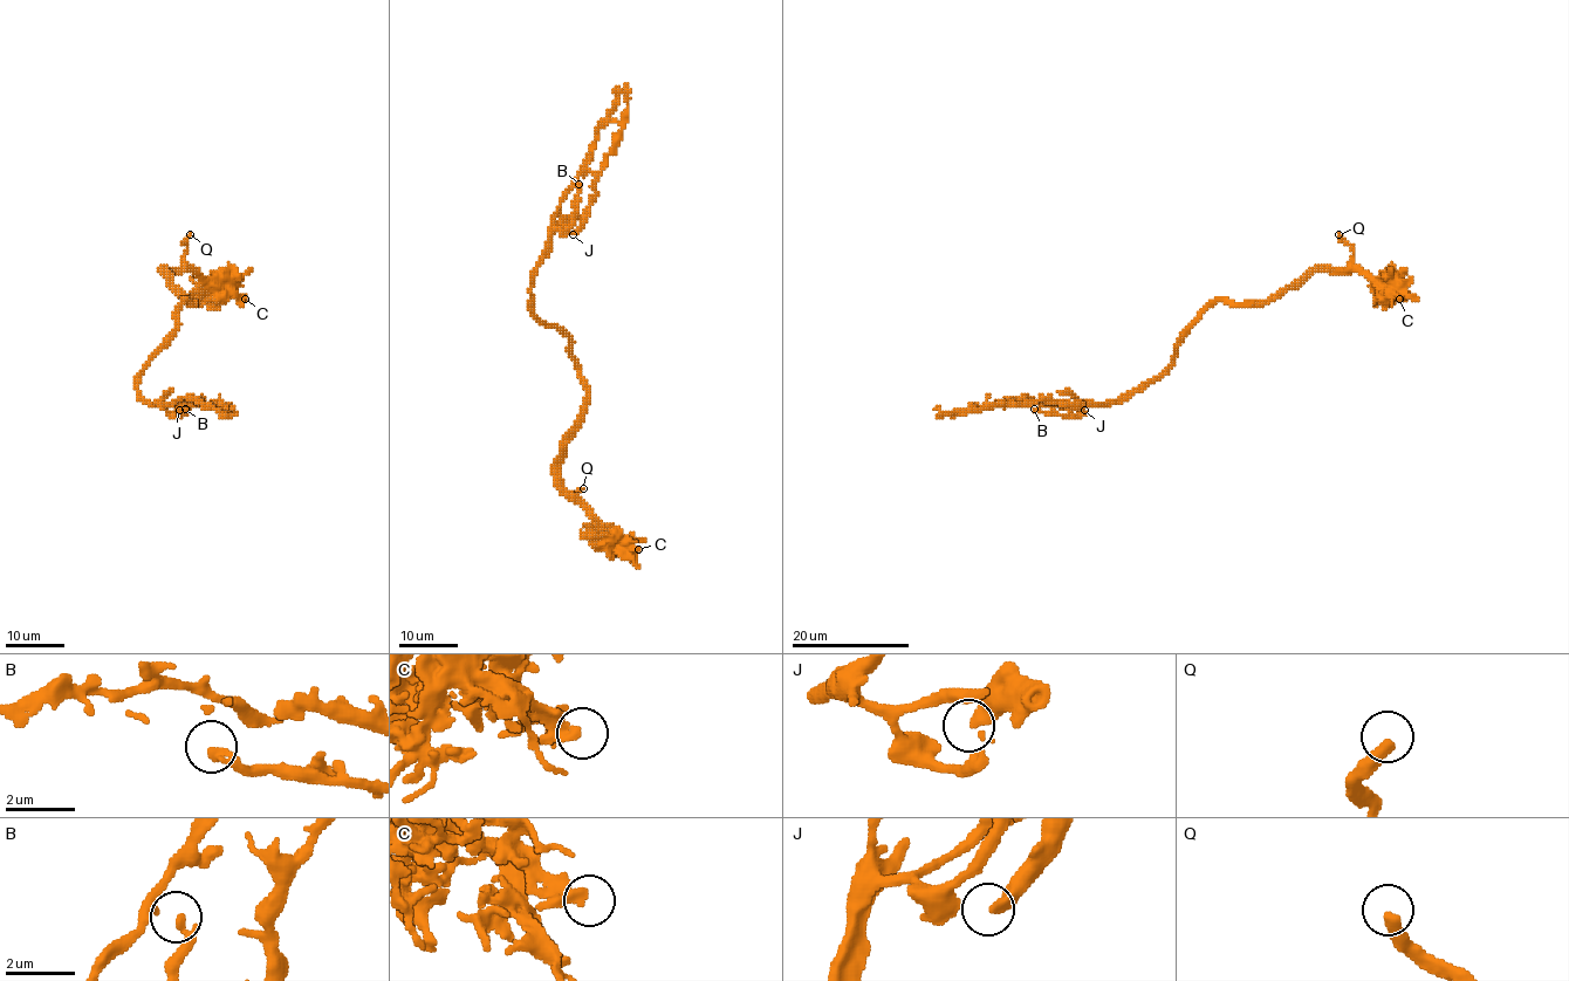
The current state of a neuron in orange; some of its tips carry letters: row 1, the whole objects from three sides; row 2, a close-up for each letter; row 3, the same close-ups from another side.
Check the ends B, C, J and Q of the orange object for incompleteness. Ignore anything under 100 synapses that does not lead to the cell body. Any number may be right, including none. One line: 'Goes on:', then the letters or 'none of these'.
Goes on: Q

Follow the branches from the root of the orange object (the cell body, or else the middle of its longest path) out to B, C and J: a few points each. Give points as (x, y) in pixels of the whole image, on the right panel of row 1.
B: (1179, 345), (1172, 363), (1152, 381), (1109, 403), (1084, 403), (1077, 417), (1046, 414), (1034, 409)
C: (1179, 345), (1187, 329), (1214, 302), (1272, 301), (1319, 269), (1364, 271), (1399, 299)
J: (1179, 345), (1176, 358), (1162, 374), (1116, 399), (1084, 403), (1080, 406), (1068, 403), (1084, 410)

